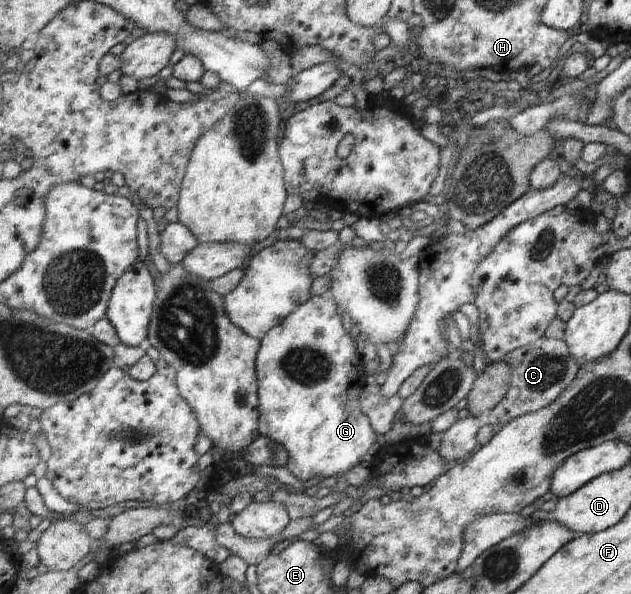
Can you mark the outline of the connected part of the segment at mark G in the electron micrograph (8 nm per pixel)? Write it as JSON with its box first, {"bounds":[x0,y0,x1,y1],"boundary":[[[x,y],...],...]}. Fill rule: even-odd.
{"bounds":[257,294,378,482],"boundary":[[[323,294],[320,296],[312,296],[306,303],[303,303],[293,314],[290,314],[281,324],[273,327],[272,330],[266,334],[266,337],[261,340],[261,351],[257,355],[257,376],[259,383],[259,407],[261,411],[261,417],[259,419],[259,431],[258,434],[267,436],[268,438],[276,441],[282,445],[289,455],[289,460],[286,465],[286,469],[296,476],[301,481],[307,479],[314,479],[314,477],[336,477],[338,482],[346,481],[346,473],[356,467],[358,463],[364,461],[364,455],[370,451],[370,447],[376,443],[378,435],[372,427],[370,418],[364,413],[361,408],[362,390],[367,384],[367,373],[364,369],[364,363],[362,362],[362,355],[358,352],[356,342],[350,335],[350,329],[348,323],[345,321],[345,317],[342,317],[342,311],[337,304],[337,301],[330,294]]]}

